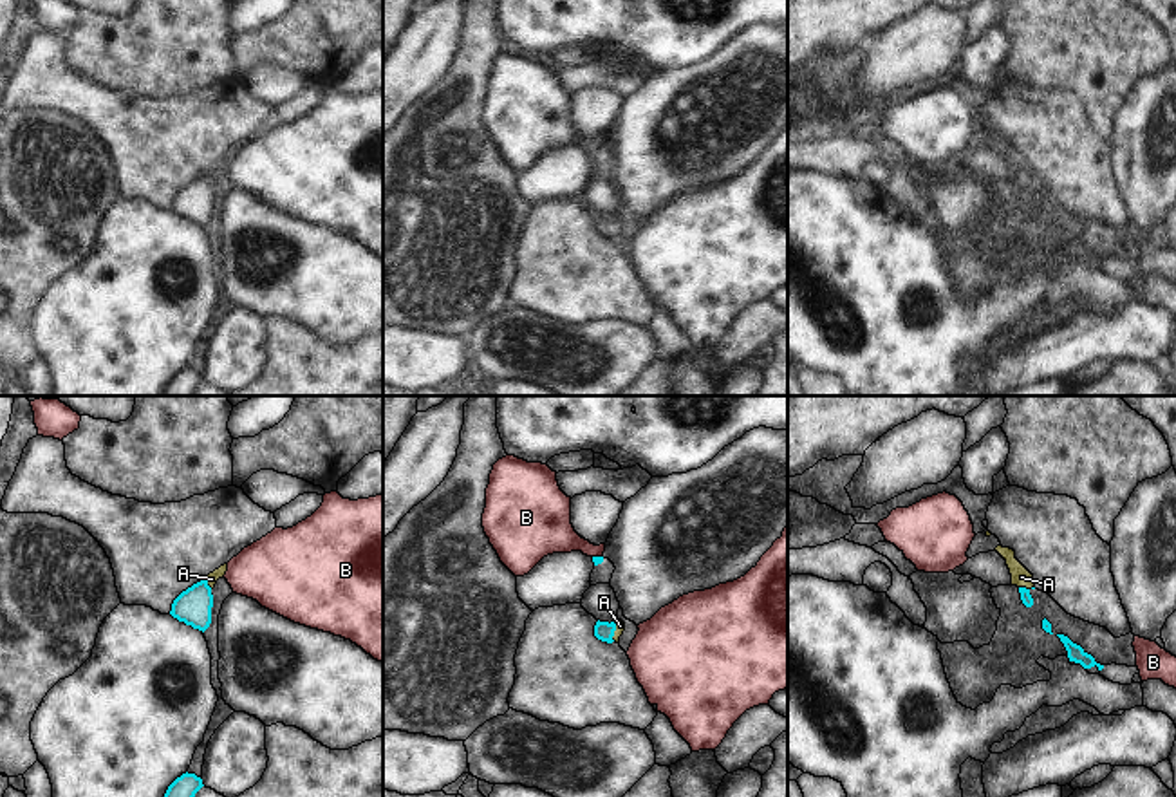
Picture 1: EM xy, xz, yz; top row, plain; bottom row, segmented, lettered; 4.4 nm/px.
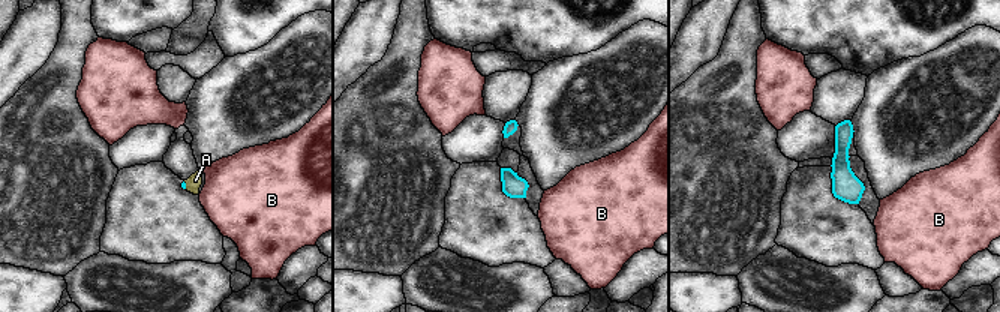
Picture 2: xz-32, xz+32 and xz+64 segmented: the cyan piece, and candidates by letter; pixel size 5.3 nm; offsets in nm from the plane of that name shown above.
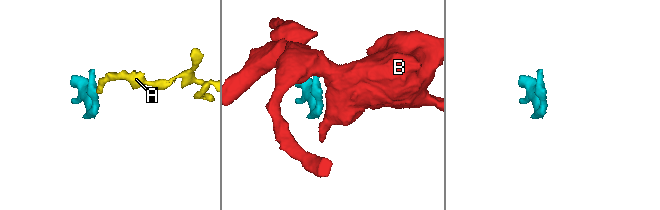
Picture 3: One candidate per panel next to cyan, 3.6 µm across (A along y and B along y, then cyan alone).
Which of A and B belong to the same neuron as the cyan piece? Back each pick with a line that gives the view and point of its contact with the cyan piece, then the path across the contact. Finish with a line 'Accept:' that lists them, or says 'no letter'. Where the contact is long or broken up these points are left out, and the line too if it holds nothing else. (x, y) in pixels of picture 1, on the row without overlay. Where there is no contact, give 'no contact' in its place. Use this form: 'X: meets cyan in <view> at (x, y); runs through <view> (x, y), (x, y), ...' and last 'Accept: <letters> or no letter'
A: meets cyan in yz at (1025, 183); runs through yz (1026, 194), (1025, 183), (1021, 172)
Accept: A

